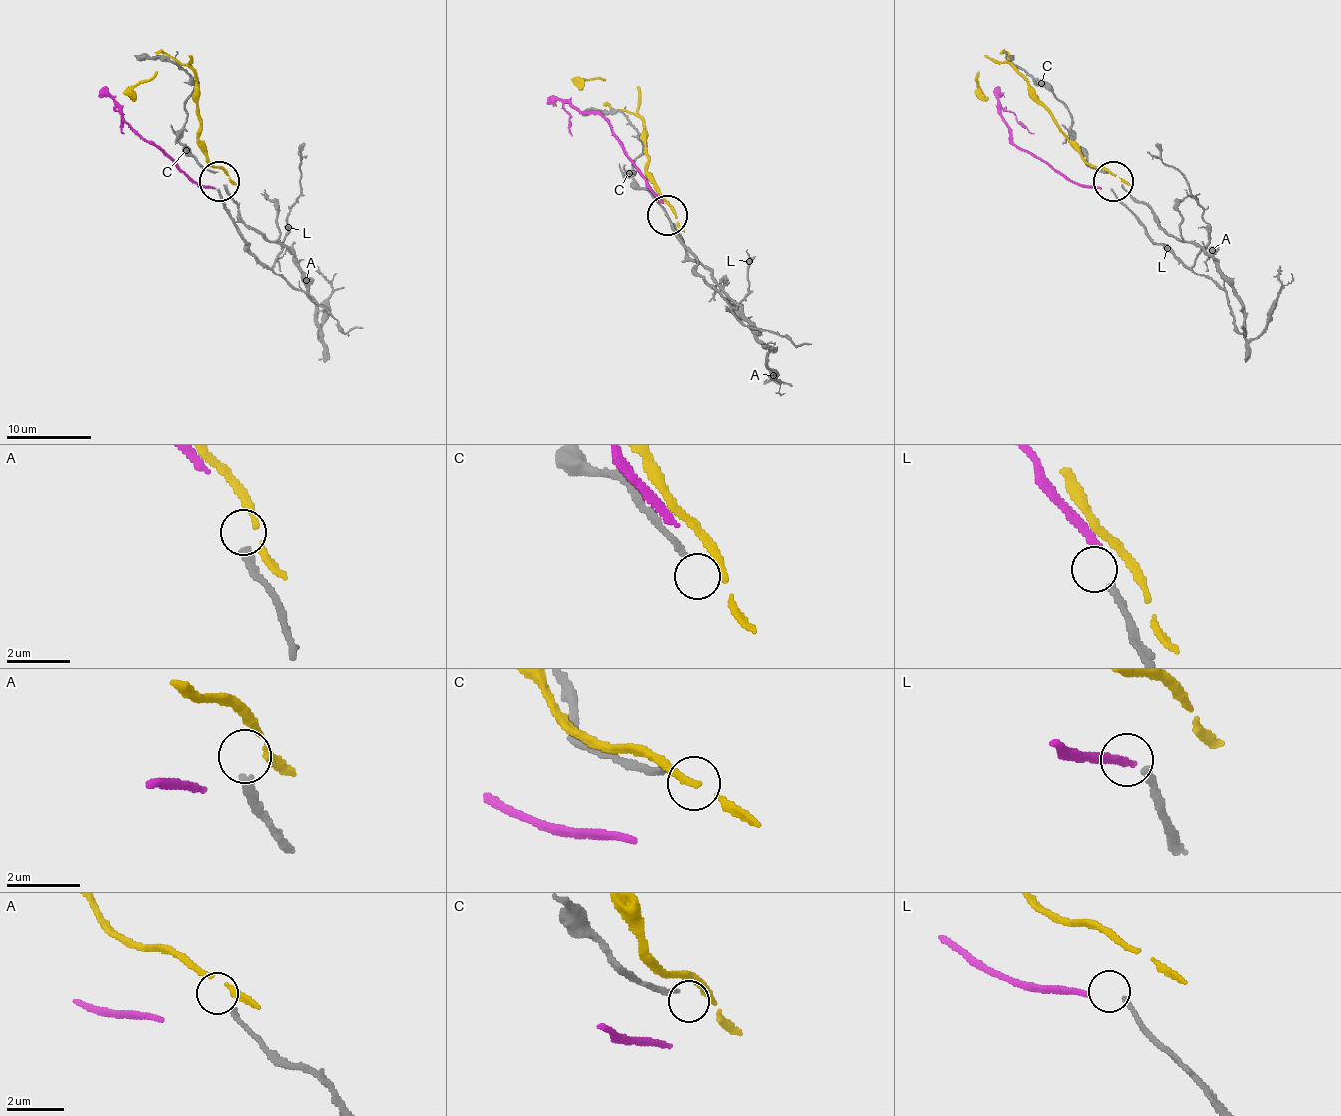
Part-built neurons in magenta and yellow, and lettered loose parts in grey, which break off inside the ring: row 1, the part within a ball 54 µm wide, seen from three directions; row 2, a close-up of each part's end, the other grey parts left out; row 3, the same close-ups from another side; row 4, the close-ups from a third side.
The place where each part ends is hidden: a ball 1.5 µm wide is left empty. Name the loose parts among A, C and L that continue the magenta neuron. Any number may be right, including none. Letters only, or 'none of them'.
none of them

